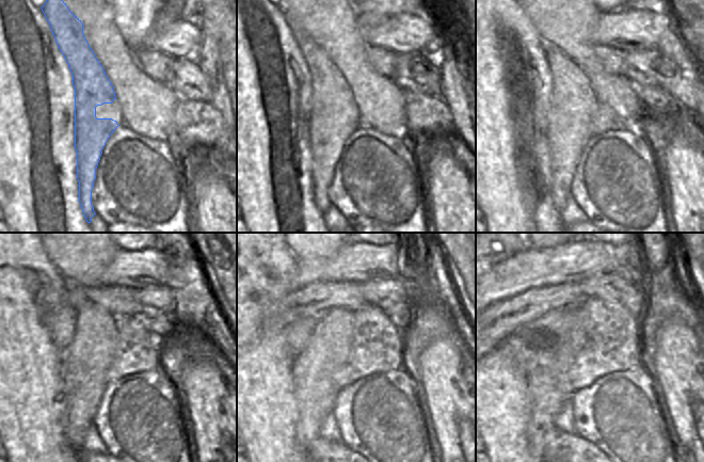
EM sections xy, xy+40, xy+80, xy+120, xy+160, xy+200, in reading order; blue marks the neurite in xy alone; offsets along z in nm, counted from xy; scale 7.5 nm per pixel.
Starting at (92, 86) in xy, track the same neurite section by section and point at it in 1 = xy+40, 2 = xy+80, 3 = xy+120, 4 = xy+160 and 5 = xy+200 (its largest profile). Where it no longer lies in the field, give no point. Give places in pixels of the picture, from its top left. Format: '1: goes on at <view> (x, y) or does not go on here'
1: goes on at xy+40 (328, 134)
2: goes on at xy+80 (566, 136)
3: goes on at xy+120 (84, 385)
4: goes on at xy+160 (316, 394)
5: goes on at xy+200 (547, 399)

